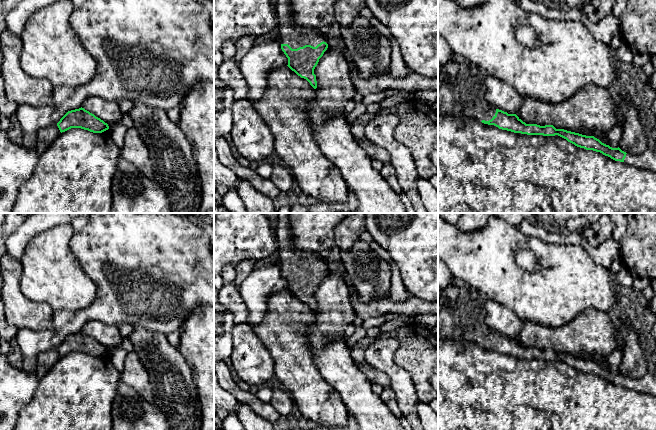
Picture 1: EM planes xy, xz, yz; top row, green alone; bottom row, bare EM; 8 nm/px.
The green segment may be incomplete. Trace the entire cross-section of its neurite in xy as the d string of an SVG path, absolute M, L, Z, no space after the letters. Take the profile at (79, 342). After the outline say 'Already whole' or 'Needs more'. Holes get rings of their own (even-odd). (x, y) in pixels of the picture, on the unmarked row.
M82 331L68 335L57 350L61 357L71 352L81 352L93 357L102 357L109 353L107 347Z. Already whole

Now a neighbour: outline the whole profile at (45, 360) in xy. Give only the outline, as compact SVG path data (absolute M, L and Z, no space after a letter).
M57 349L47 350L36 356L37 358L37 367L36 367L36 376L40 379L42 378L52 366L59 360L60 354Z

